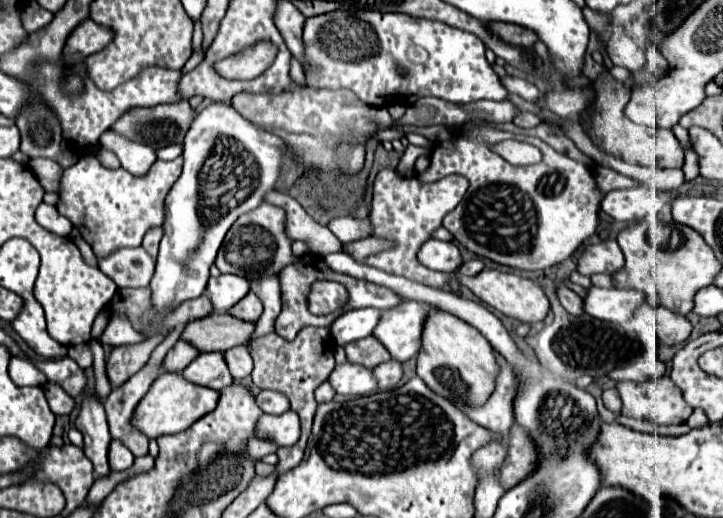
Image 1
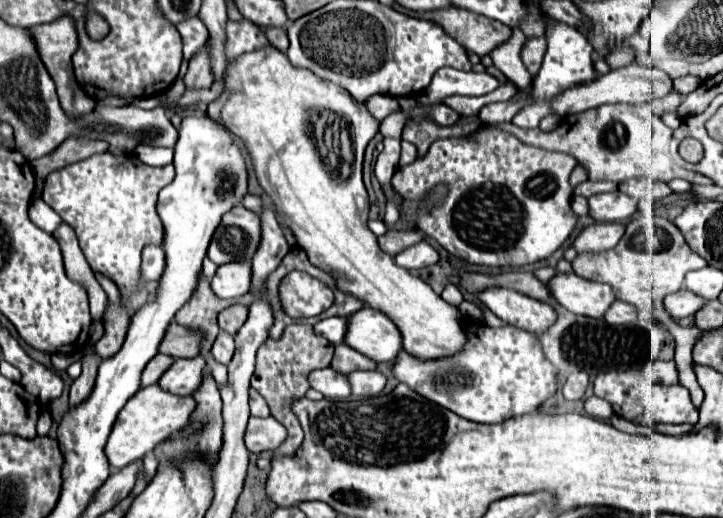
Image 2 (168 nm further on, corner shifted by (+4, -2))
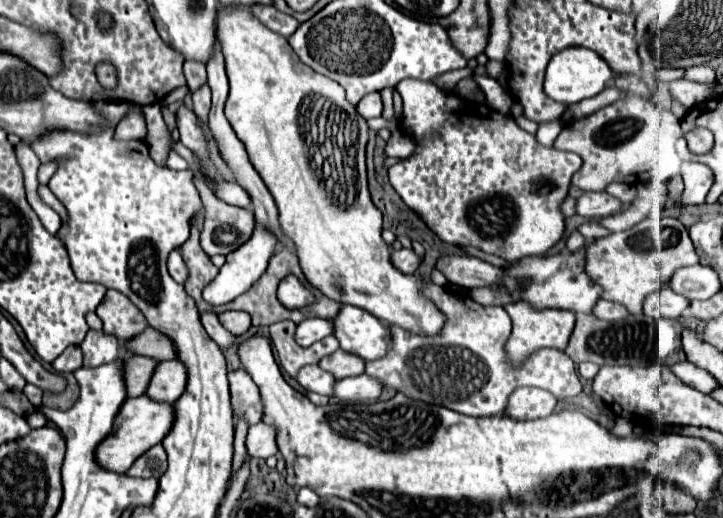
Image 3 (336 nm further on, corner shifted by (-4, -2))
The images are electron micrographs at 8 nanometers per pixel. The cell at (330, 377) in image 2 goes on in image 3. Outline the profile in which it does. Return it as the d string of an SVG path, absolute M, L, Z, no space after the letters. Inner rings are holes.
M302 366L296 380L306 392L328 394L328 396L332 394L332 388L336 382L336 378L330 376L328 372L324 372L320 366Z

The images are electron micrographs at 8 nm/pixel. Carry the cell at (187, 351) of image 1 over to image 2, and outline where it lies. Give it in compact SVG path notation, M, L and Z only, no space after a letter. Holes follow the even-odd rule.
M156 354L150 364L146 366L146 370L142 372L142 386L150 386L156 384L160 380L160 376L166 372L166 368L174 362L174 356L166 356L166 354Z

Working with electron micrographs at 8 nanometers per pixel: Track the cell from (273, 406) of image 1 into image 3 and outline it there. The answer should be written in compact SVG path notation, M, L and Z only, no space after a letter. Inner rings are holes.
M230 370L228 372L230 382L230 402L234 408L234 420L244 418L250 426L258 424L262 418L262 402L258 396L258 386L248 376L246 370Z

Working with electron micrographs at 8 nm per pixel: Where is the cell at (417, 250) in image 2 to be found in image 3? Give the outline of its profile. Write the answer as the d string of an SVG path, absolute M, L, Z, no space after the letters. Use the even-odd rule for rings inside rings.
M406 248L392 250L390 258L392 258L394 268L402 270L404 274L414 274L416 268L418 268L418 264L420 264L420 258L414 254L414 250L406 250Z

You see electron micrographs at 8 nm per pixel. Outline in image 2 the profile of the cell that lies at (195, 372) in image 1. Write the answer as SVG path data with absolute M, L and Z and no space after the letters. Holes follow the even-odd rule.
M202 356L188 358L188 360L176 360L160 378L160 386L172 394L178 396L190 396L194 394L204 380L206 372L206 360Z

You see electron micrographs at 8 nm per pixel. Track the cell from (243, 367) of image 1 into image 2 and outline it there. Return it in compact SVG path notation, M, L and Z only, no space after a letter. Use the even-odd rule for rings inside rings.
M220 332L218 334L218 338L216 338L216 342L214 342L214 346L212 346L212 356L220 362L220 364L230 364L230 360L232 360L232 356L234 356L234 338L230 336L230 334L226 334L226 332Z

